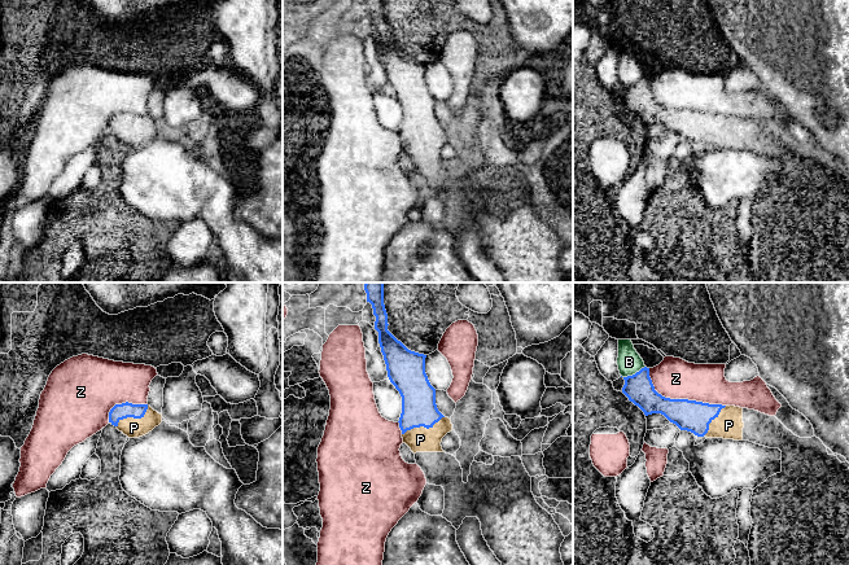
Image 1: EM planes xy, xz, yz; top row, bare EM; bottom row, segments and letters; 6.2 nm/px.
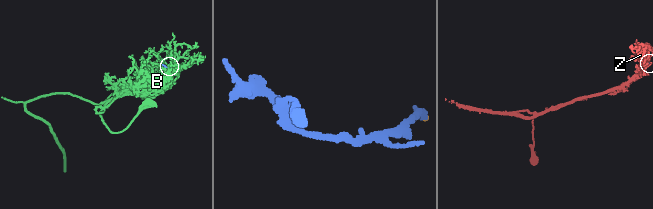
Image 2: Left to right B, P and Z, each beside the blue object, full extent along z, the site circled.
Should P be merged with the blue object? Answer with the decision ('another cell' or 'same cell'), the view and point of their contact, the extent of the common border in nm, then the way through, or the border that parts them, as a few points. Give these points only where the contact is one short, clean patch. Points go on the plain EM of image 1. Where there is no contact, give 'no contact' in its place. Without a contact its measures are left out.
same cell; meets blue in xz at (423, 135); contact 280 nm long; runs through xz (419, 118), (423, 135), (420, 149)

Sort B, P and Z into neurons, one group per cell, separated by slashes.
B / P / Z

